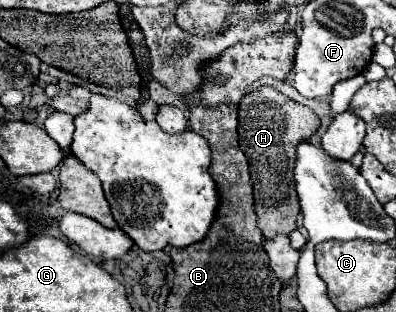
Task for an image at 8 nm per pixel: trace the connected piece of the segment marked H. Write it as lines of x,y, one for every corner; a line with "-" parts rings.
260,87
240,101
238,121
240,149
248,157
254,183
254,209
258,215
258,229
262,231
264,239
288,235
296,229
296,219
300,213
300,203
294,187
296,147
318,131
320,119
312,109
288,99
274,87

